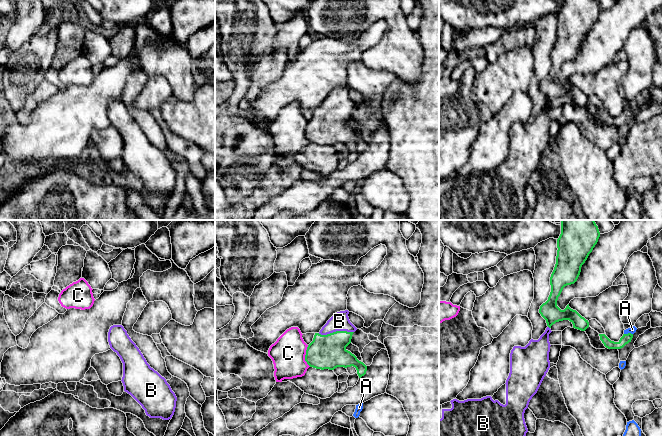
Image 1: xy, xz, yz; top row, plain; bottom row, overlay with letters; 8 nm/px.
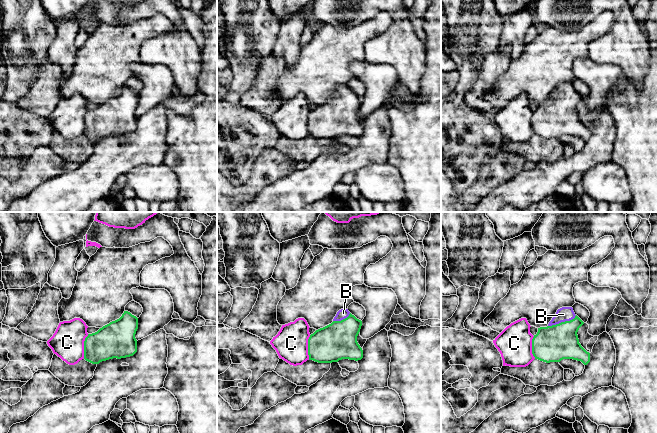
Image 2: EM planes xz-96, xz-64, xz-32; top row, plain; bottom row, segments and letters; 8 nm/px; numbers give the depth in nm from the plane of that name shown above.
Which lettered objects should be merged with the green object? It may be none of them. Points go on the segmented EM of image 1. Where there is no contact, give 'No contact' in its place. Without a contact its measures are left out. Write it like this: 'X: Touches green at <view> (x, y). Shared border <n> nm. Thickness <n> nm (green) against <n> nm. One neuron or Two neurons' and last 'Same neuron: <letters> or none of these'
A: Touches green at yz (628, 333). Shared border 70 nm. Thickness 80 nm (green) against 60 nm. Two neurons
B: Touches green at xz (336, 331). Shared border 280 nm. Thickness 280 nm (green) against 150 nm. One neuron
C: Touches green at xz (305, 356). Shared border 180 nm. Thickness 280 nm (green) against 280 nm. Two neurons
Same neuron: B

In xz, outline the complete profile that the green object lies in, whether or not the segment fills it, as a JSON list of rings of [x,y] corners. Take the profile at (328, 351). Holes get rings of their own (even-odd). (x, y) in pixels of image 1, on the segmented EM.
[[[348,310],[335,313],[320,332],[315,333],[307,347],[305,361],[310,367],[321,370],[353,366],[361,378],[366,374],[367,366],[346,349],[357,330],[348,314]]]

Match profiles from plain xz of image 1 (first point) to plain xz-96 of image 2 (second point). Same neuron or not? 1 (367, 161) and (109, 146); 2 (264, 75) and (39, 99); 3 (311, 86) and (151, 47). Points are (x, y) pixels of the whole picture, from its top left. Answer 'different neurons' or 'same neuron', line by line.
1: same neuron
2: same neuron
3: different neurons

